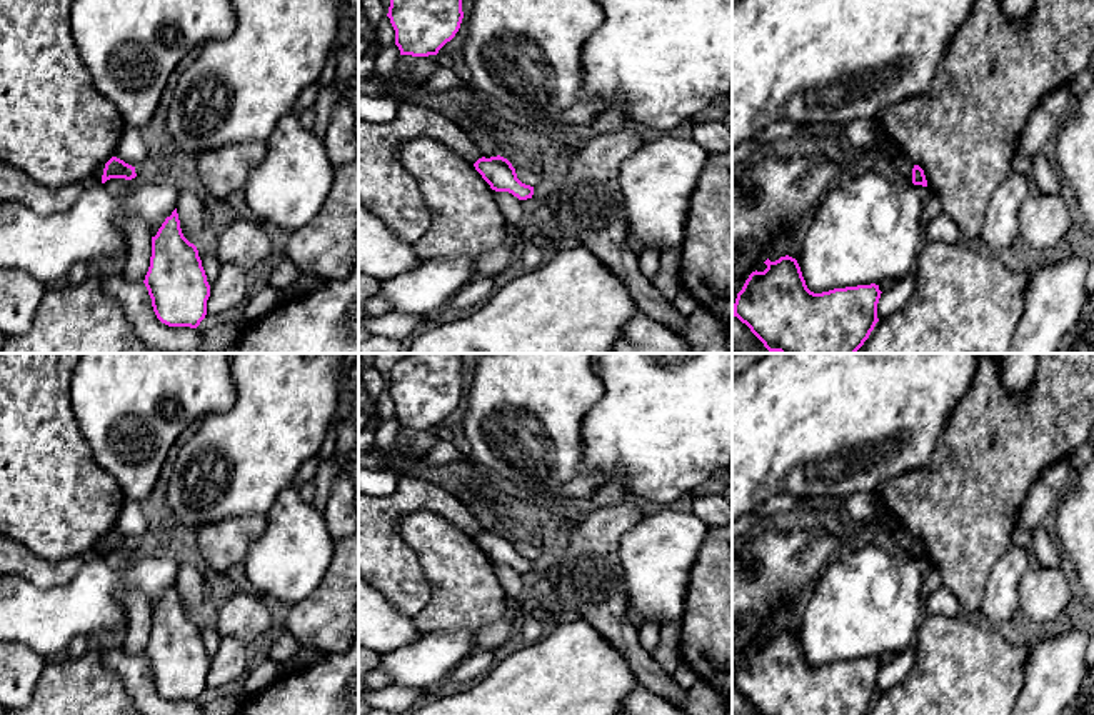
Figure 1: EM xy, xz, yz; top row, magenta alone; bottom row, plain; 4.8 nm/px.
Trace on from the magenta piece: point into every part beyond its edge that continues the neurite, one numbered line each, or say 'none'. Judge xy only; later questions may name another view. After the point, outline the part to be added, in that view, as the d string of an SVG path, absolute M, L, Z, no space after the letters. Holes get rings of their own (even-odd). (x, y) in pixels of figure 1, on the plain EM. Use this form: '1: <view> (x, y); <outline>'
none

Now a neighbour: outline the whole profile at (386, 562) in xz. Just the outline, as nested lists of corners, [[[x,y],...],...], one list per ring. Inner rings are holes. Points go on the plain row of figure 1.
[[[400,477],[390,497],[359,493],[359,575],[410,618],[430,600],[420,560],[397,532],[397,520],[412,512],[437,513],[470,537],[482,532],[479,520],[449,488],[417,477]]]

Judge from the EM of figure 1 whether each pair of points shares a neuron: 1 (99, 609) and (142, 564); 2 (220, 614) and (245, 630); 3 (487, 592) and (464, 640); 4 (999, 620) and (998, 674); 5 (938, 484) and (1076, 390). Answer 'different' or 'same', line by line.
1: same
2: same
3: different
4: different
5: same

